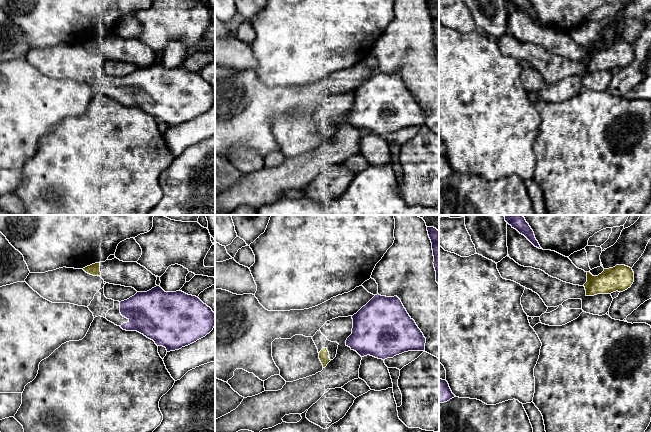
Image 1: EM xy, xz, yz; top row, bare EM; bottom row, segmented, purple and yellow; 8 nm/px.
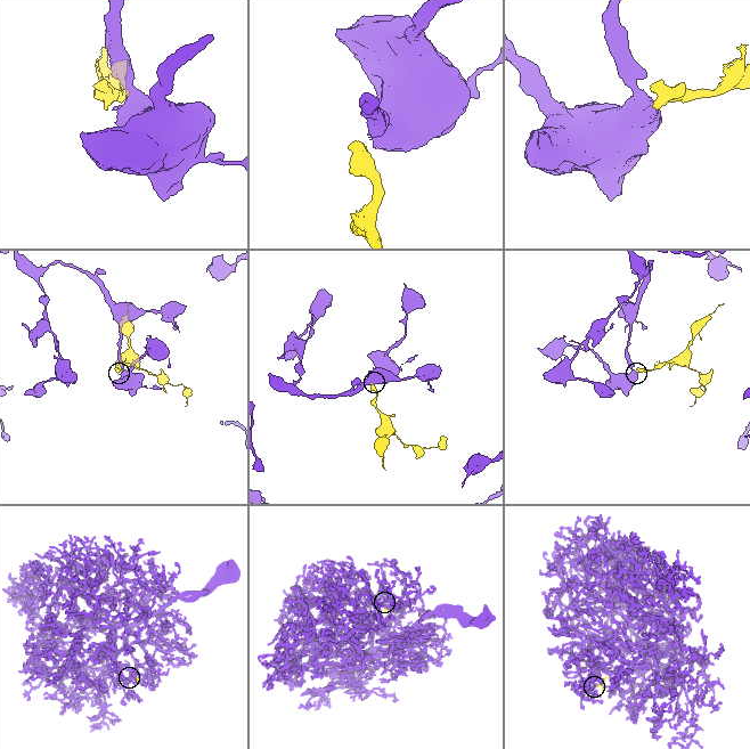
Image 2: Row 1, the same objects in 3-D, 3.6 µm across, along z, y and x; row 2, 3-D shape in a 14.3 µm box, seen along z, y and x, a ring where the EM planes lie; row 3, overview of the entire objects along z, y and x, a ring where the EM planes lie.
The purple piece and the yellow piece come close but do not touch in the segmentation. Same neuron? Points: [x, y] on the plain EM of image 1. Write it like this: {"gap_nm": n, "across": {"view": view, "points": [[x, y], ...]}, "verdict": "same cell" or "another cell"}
{"gap_nm": 150, "across": {"view": "xz", "points": [[346, 121], [328, 128]]}, "verdict": "same cell"}

